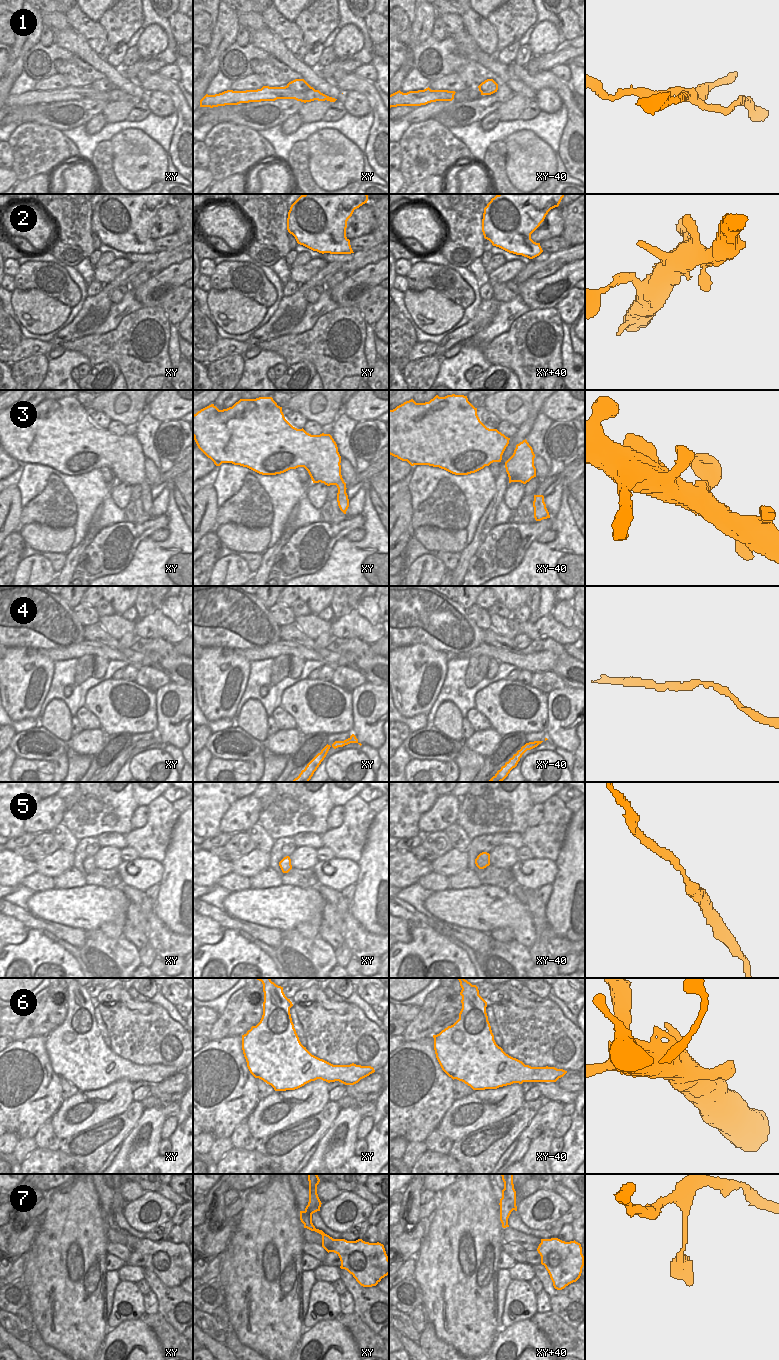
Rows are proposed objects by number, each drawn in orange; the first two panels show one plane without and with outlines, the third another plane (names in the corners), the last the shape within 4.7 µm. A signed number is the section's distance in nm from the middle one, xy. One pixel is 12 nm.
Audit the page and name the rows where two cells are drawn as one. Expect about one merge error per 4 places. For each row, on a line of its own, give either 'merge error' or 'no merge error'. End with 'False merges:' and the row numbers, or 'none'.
1: merge error
2: no merge error
3: no merge error
4: no merge error
5: no merge error
6: no merge error
7: no merge error
False merges: 1

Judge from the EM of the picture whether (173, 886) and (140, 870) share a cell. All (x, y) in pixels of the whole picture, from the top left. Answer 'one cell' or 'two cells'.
two cells

